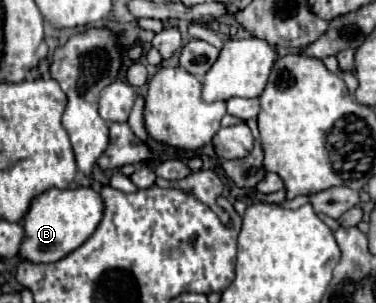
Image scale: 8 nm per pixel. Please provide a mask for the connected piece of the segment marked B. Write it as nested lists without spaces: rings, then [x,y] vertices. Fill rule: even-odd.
[[[51,188],[39,194],[31,202],[27,216],[23,216],[25,238],[19,248],[19,256],[35,264],[57,262],[75,248],[79,248],[95,232],[101,218],[103,218],[103,202],[93,188],[75,188],[75,190]]]

